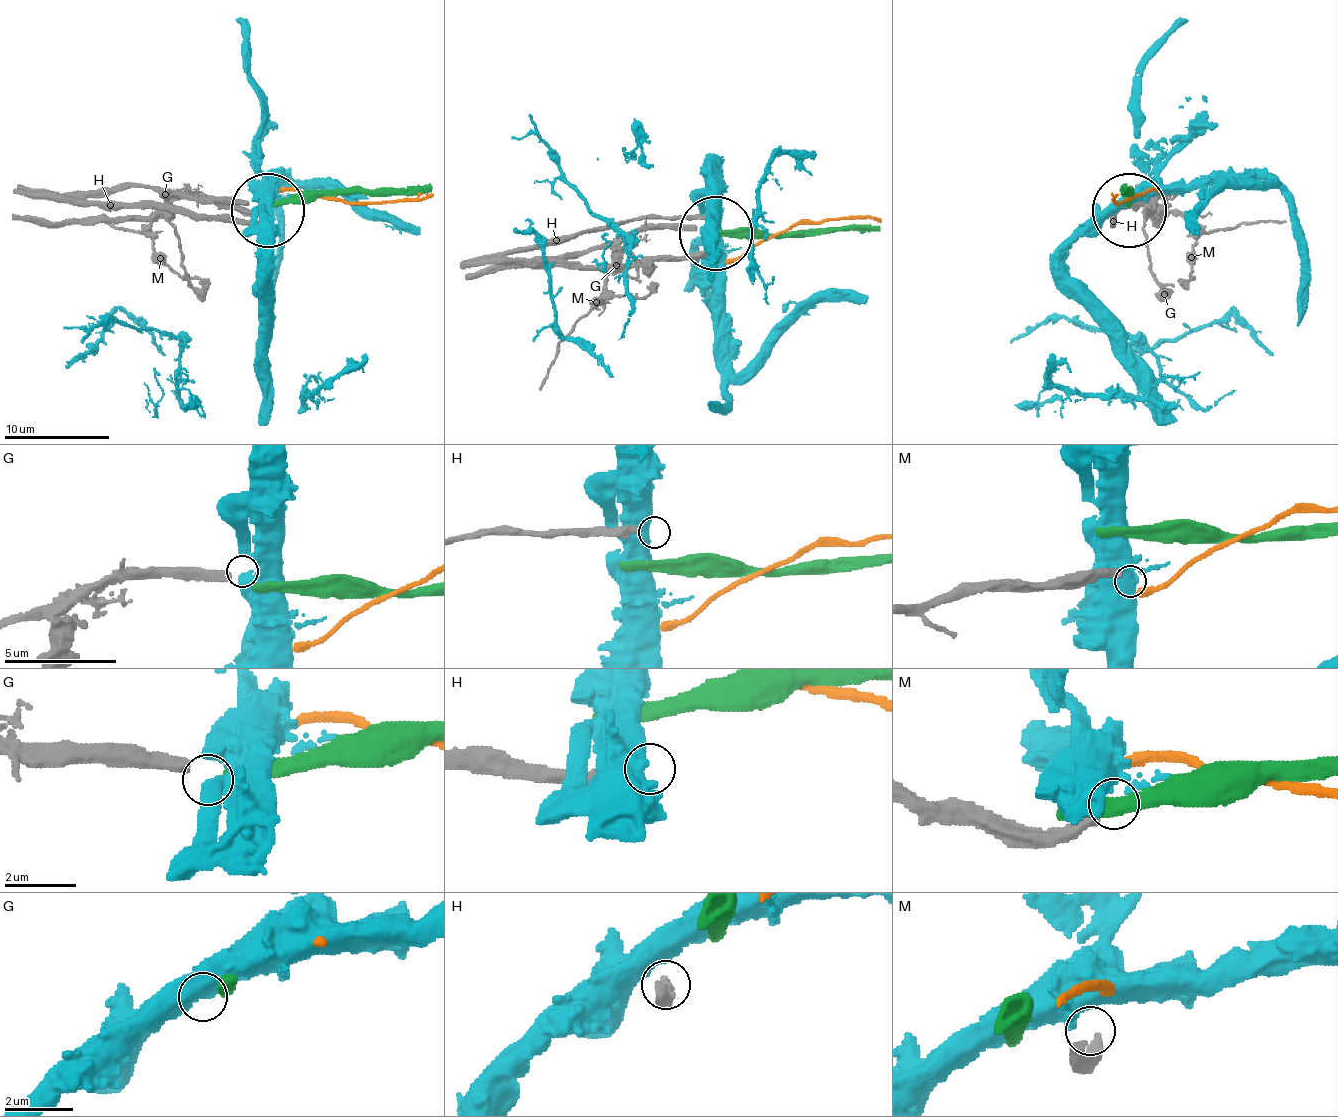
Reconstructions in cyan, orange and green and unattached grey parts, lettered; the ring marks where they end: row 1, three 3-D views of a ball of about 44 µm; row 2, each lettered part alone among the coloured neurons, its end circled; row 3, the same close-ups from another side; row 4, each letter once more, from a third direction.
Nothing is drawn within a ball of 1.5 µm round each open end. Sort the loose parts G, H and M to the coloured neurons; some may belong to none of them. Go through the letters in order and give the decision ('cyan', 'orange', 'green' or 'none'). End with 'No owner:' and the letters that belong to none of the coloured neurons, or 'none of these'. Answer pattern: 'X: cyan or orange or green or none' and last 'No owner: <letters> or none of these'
G: none
H: none
M: none
No owner: G, H, M

